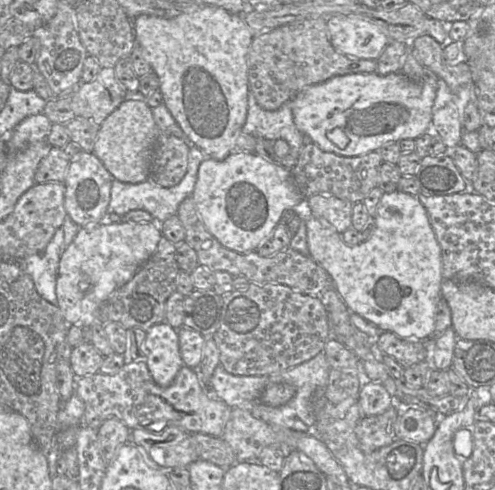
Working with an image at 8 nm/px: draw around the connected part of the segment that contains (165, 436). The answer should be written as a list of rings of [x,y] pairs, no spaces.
[[[168,426],[159,432],[141,428],[131,429],[128,442],[146,450],[157,465],[168,469],[187,468],[199,459],[192,433],[175,426]]]

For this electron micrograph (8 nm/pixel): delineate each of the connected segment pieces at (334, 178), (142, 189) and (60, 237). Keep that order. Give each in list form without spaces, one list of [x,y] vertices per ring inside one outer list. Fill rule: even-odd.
[[[307,141],[300,151],[295,167],[290,171],[304,200],[316,194],[325,194],[355,204],[363,202],[370,191],[379,186],[380,168],[383,162],[378,150],[361,156],[345,157],[323,151],[316,144]]]
[[[190,146],[188,156],[188,168],[185,176],[179,184],[170,188],[164,188],[147,179],[138,184],[123,183],[117,179],[112,180],[111,196],[107,207],[107,213],[115,213],[123,216],[132,210],[145,210],[155,219],[163,222],[173,215],[177,215],[180,203],[187,197],[192,196],[197,182],[198,169],[205,158],[209,158],[196,146]]]
[[[60,227],[48,243],[44,252],[25,261],[7,261],[19,263],[27,273],[38,294],[53,305],[57,305],[56,282],[60,262],[60,249],[64,241],[64,231]]]

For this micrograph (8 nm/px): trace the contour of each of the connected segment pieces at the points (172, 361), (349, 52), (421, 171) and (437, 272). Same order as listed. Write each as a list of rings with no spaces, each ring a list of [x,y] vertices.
[[[162,322],[146,332],[144,346],[147,367],[156,384],[164,388],[172,384],[184,365],[177,330]]]
[[[334,14],[327,17],[326,24],[331,44],[338,53],[347,57],[377,60],[390,42],[379,26],[361,18]]]
[[[448,150],[437,156],[421,159],[416,178],[424,195],[444,196],[466,192],[470,184],[461,175]]]
[[[399,191],[383,193],[376,213],[372,235],[356,245],[348,245],[334,226],[311,215],[306,221],[310,256],[332,278],[336,289],[351,312],[358,313],[382,331],[390,331],[406,339],[426,339],[435,329],[436,311],[441,298],[441,247],[431,226],[428,212],[418,196]]]

